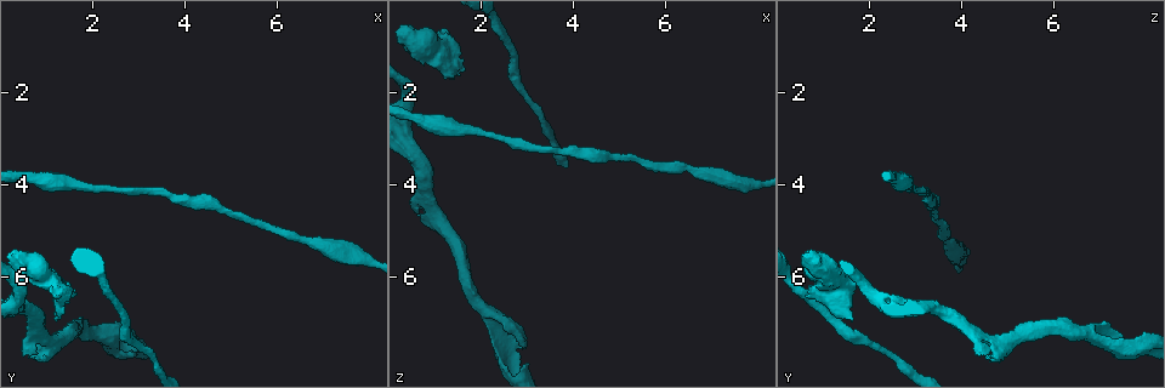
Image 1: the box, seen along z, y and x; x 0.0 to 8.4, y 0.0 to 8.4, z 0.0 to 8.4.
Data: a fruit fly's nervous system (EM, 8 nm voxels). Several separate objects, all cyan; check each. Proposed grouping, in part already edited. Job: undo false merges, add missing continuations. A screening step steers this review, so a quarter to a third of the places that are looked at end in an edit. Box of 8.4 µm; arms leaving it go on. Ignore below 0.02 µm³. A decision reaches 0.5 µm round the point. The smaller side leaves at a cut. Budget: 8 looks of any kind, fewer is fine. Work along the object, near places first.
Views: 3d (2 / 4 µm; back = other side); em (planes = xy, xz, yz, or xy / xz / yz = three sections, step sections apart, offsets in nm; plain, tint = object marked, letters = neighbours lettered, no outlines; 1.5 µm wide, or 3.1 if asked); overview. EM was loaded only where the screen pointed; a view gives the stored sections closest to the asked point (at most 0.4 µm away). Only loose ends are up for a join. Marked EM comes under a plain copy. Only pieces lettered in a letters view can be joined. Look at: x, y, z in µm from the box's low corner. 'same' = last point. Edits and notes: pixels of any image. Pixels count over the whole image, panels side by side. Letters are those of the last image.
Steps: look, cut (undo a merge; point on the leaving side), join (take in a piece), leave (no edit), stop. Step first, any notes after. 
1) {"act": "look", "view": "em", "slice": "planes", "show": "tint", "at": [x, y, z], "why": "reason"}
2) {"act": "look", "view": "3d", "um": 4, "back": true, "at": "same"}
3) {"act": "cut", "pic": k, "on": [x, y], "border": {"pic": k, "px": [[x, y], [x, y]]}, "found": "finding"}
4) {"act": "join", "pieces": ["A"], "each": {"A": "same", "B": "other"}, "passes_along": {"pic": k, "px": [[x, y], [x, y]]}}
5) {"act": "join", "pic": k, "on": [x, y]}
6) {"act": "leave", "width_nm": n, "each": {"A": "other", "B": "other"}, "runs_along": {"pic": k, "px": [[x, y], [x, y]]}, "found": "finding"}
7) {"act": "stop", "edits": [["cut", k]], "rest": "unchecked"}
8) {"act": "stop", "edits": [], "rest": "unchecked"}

{"act": "look", "view": "em", "slice": "xz", "step": 4, "show": "tint", "at": [1.45, 4.00, 2.80], "why": "thick turns thin"}

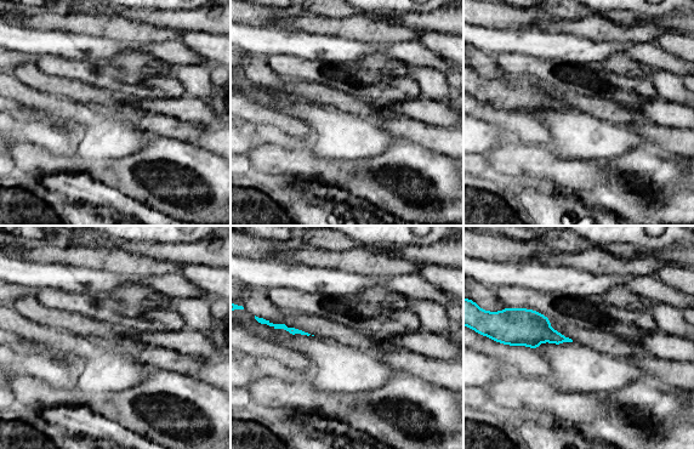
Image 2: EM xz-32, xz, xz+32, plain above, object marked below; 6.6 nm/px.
{"act": "look", "view": "em", "slice": "planes", "show": "letters", "at": "same"}

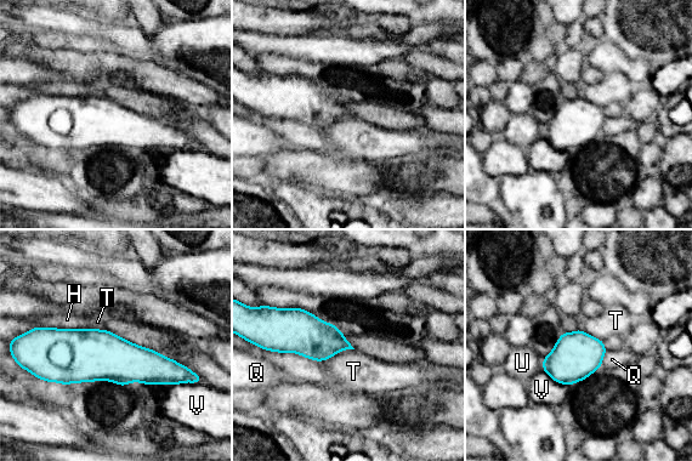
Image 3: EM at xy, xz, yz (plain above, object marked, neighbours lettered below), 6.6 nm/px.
{"act": "leave", "width_nm": 320, "each": {"H": "other", "Q": "other", "T": "other", "U": "other", "V": "other"}, "runs_along": {"pic": 3, "px": [[43, 359], [117, 359], [187, 379]]}, "found": "continuous, no second neuron"}

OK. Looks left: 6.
{"act": "look", "view": "3d", "um": 4, "at": [1.05, 6.00, 1.20], "why": "abrupt turn"}

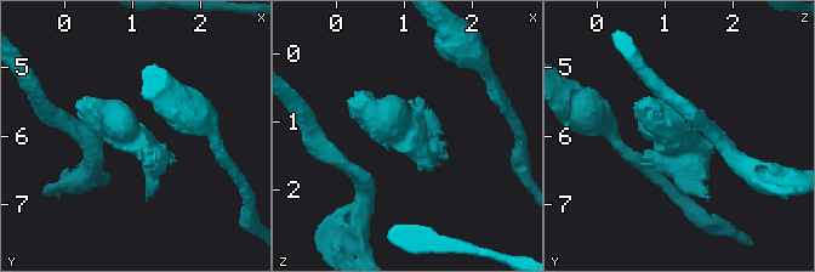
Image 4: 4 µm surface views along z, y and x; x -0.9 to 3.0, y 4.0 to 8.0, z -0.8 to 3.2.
{"act": "look", "view": "em", "slice": "planes", "show": "letters", "at": [1.00, 6.05, 1.20], "why": "now the EM"}

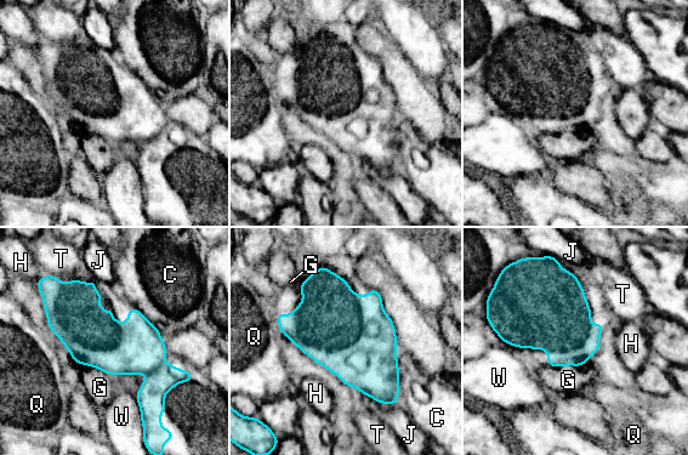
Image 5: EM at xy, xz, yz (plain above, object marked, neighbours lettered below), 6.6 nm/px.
{"act": "leave", "longest_contact_nm": ["J", 220], "each": {"C": "other", "G": "other", "H": "other", "J": "other", "Q": "other", "T": "other", "W": "other"}, "border": {"pic": 5, "px": [[564, 365], [557, 368]]}, "found": "continuous, no second neuron"}

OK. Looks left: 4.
{"act": "look", "view": "em", "slice": "xy", "step": 4, "show": "letters", "at": [0.55, 7.65, 4.55], "why": "branch stops here"}

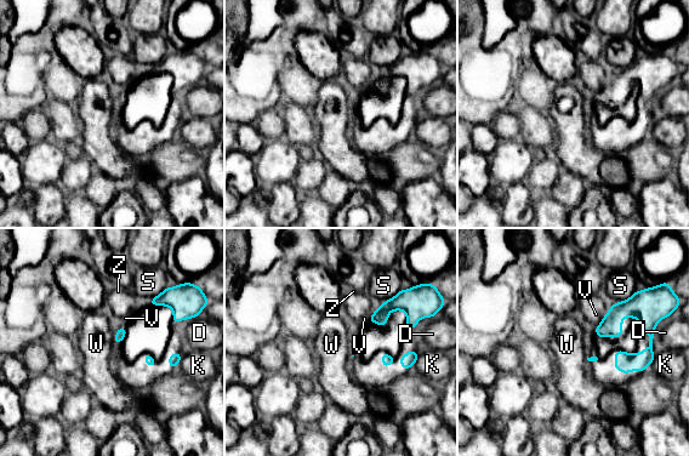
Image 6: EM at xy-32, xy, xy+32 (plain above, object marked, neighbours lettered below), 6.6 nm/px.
{"act": "leave", "each": {"D": "other", "K": "other", "S": "other", "V": "other", "W": "other", "Z": "other"}, "border": {"pic": 6, "px": [[114, 334], [114, 343], [117, 346]]}, "found": "none of them fits"}

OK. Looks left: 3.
{"act": "stop", "edits": [], "rest": "unchecked"}

